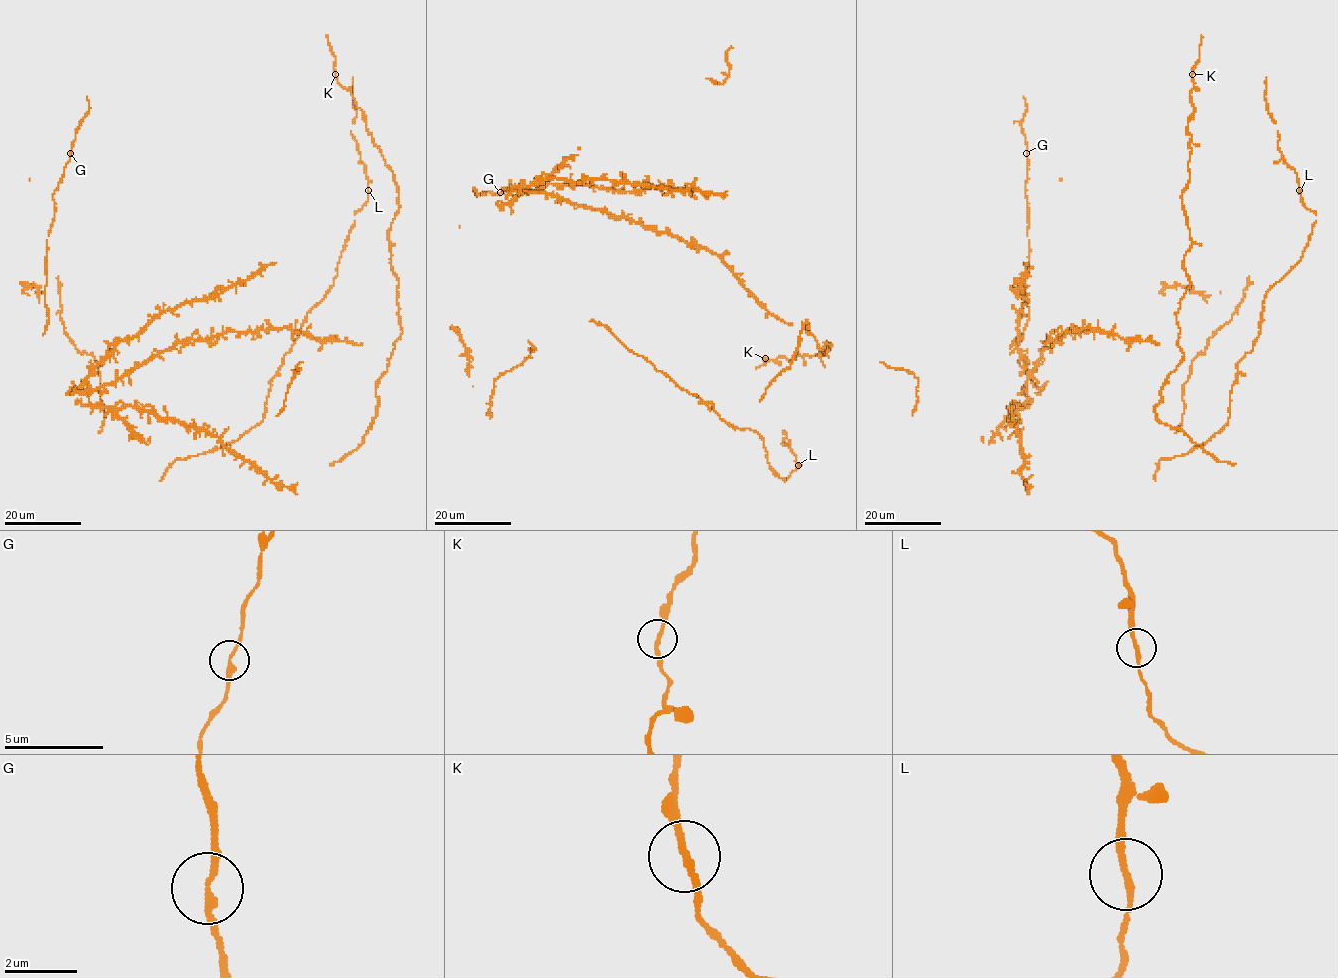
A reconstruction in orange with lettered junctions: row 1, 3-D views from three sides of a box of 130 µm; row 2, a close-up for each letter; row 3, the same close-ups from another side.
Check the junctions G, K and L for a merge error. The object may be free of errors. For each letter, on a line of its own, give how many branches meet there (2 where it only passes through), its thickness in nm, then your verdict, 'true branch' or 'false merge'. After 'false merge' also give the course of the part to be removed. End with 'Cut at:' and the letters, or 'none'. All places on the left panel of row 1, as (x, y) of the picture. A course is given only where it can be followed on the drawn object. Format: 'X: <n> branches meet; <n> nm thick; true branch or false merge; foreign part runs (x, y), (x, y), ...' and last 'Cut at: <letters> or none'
G: 2 branches meet; 200 nm thick; true branch
K: 2 branches meet; 190 nm thick; true branch
L: 2 branches meet; 180 nm thick; true branch
Cut at: none

